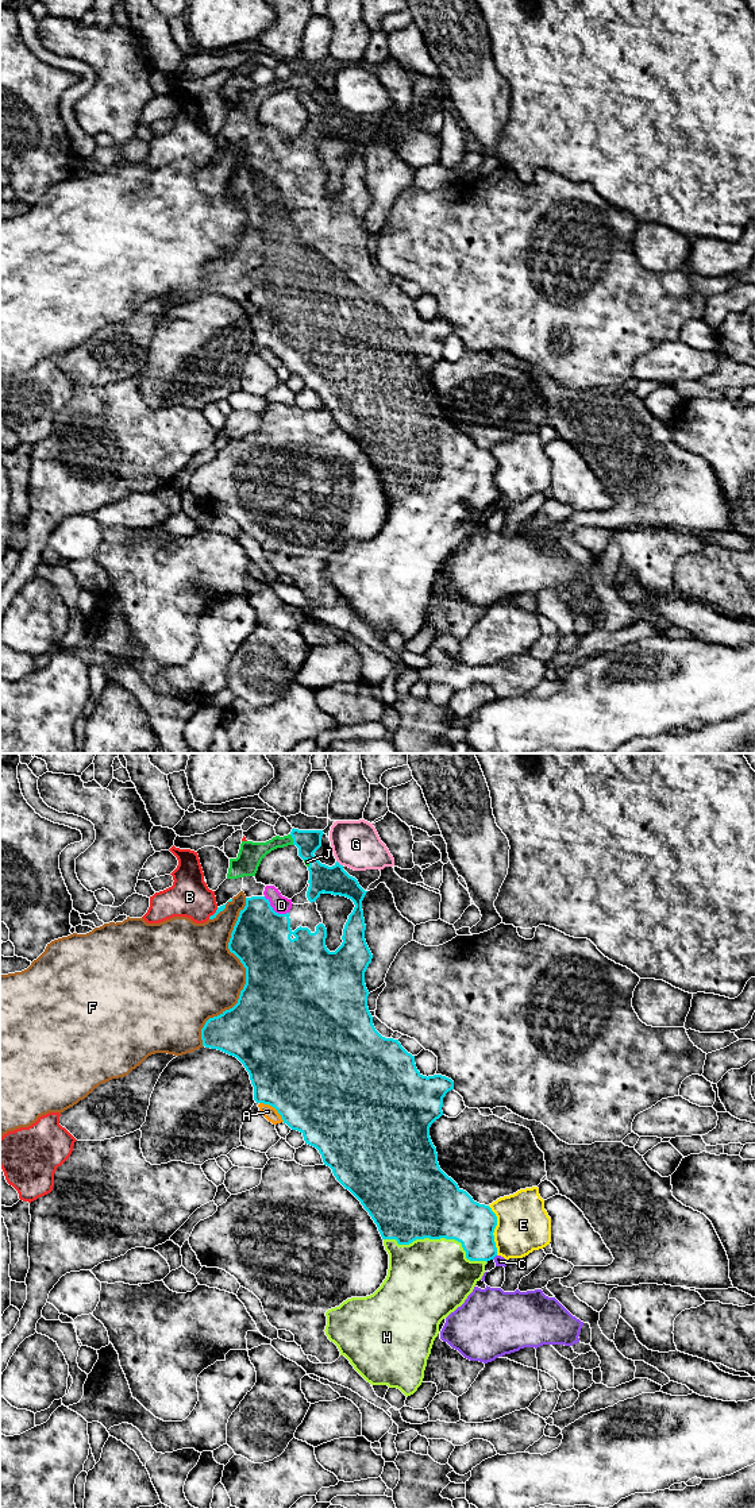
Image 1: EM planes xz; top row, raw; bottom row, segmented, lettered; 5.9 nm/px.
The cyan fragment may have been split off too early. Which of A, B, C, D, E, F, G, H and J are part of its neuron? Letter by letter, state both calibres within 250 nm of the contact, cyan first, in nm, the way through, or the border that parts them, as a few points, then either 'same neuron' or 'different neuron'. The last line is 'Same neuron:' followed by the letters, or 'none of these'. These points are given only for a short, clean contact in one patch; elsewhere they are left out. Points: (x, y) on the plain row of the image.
A: calibres 500 and 80 nm; different neuron
B: calibres 30 and 240 nm; different neuron
C: calibres 260 and 60 nm; border xz (496, 498), (492, 502); different neuron
D: calibres 360 and 110 nm; way xz (261, 182), (264, 166), (273, 154), (281, 149); same neuron
E: calibres 280 and 320 nm; different neuron
F: calibres 500 and 440 nm; different neuron
G: calibres 170 and 280 nm; different neuron
H: calibres 440 and 480 nm; same neuron
J: calibres 140 and 120 nm; same neuron
Same neuron: D, H, J

